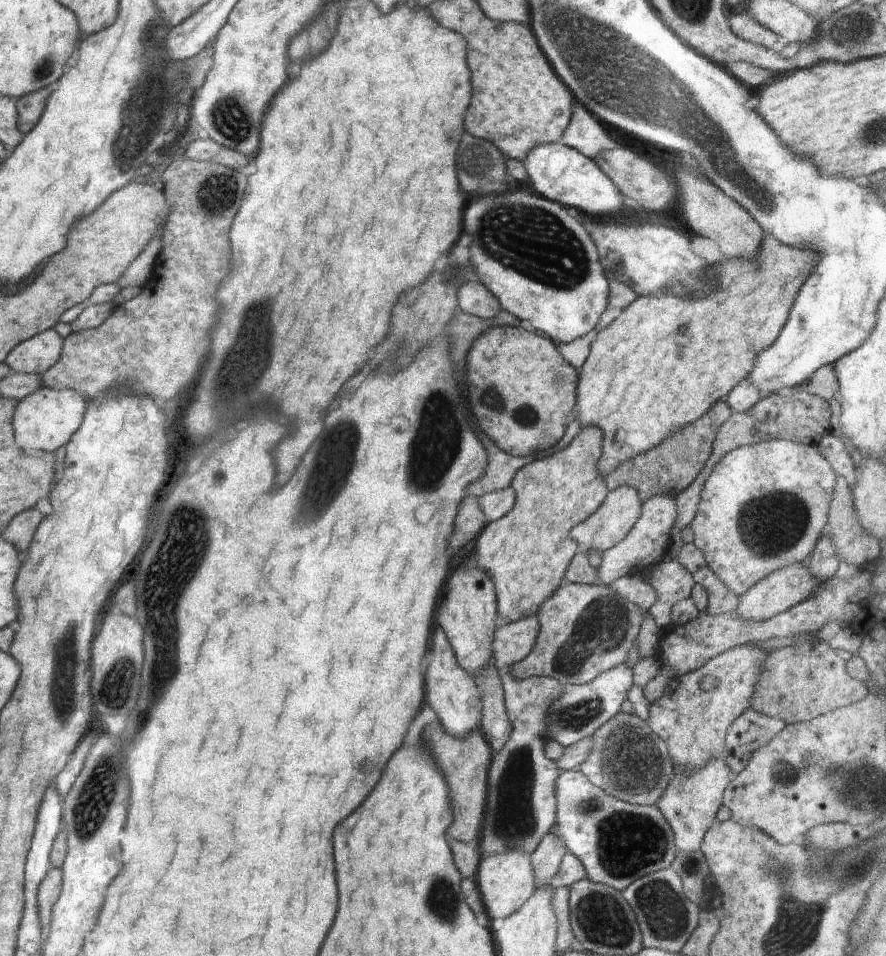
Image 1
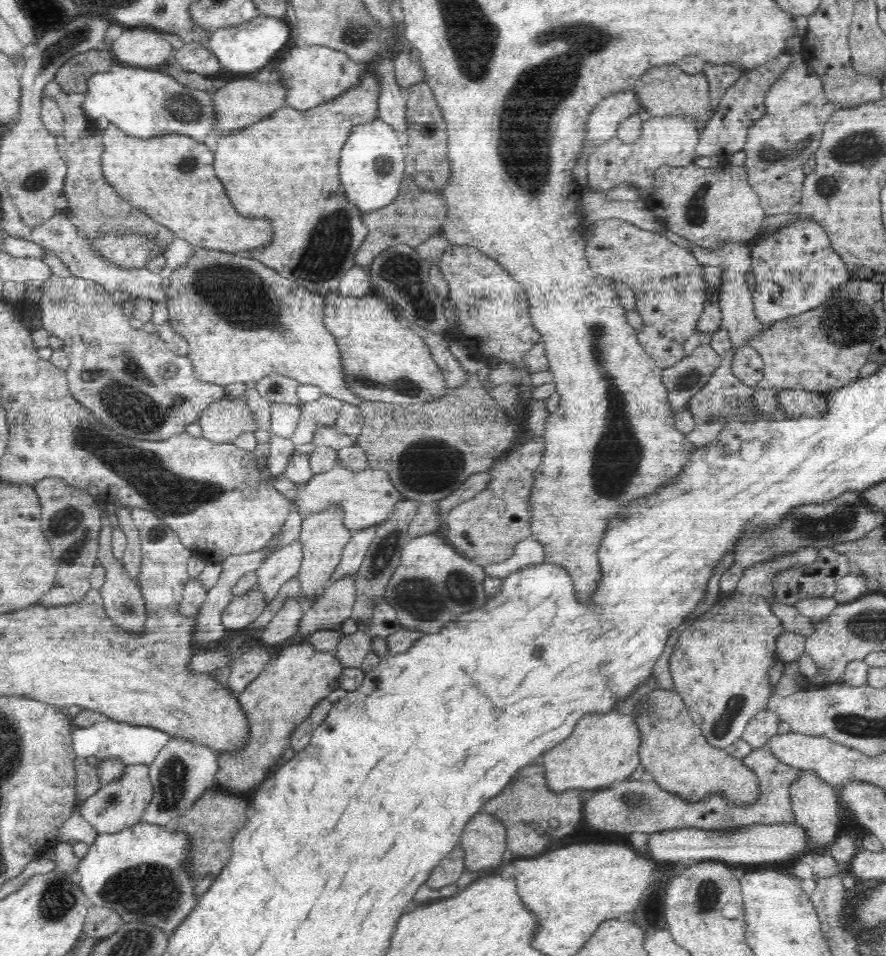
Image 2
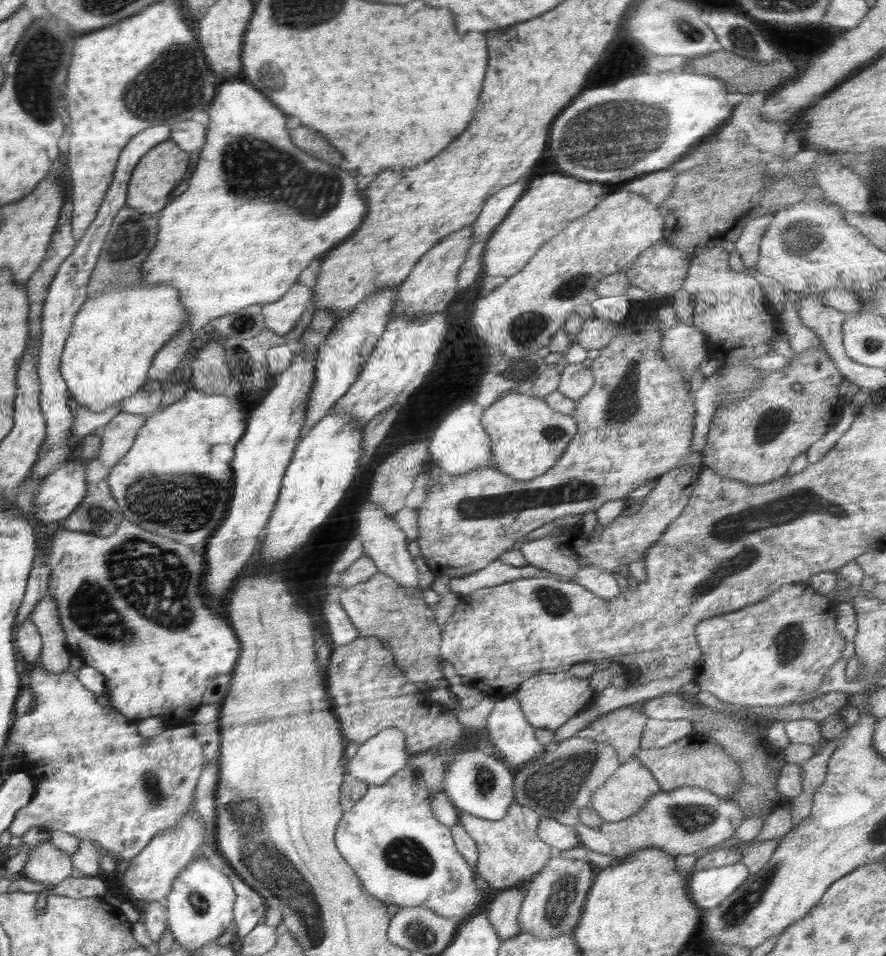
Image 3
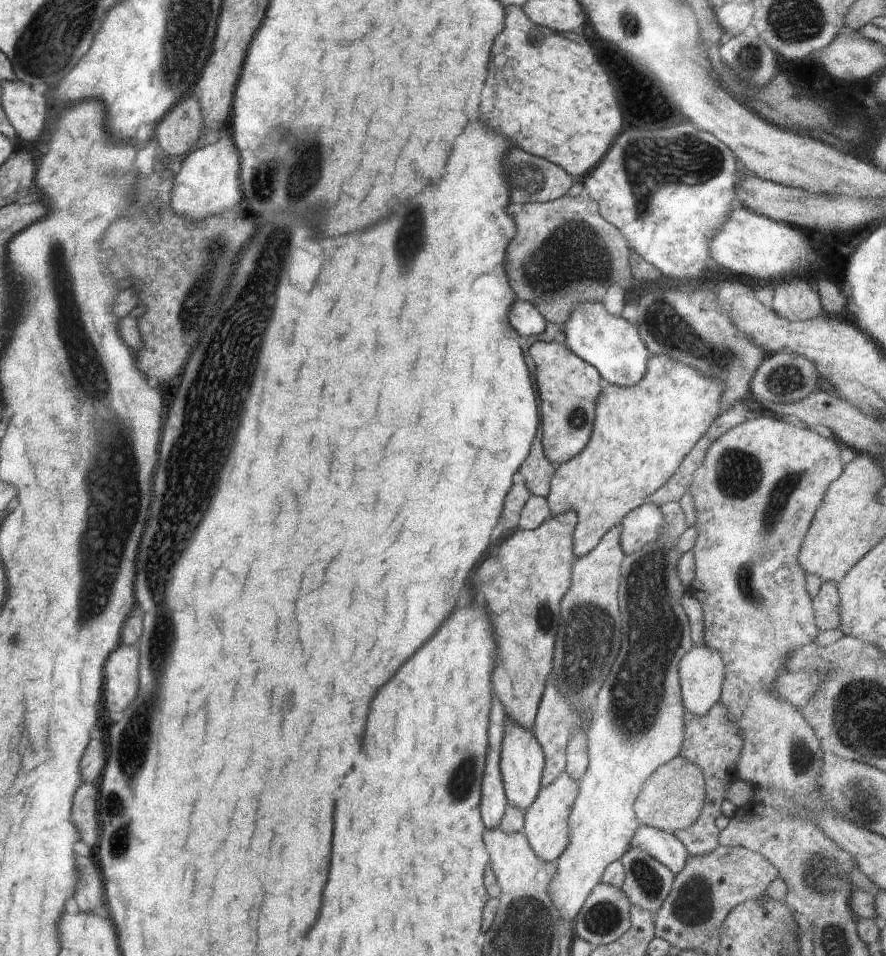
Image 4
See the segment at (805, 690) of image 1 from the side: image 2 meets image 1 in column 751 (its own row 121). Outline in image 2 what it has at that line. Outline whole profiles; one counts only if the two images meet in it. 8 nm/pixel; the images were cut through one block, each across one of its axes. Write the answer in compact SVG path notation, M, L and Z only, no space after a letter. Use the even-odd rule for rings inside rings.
M674 63L647 70L638 80L634 92L641 101L640 107L646 108L652 117L692 117L706 126L714 114L706 76L703 73L688 75Z

